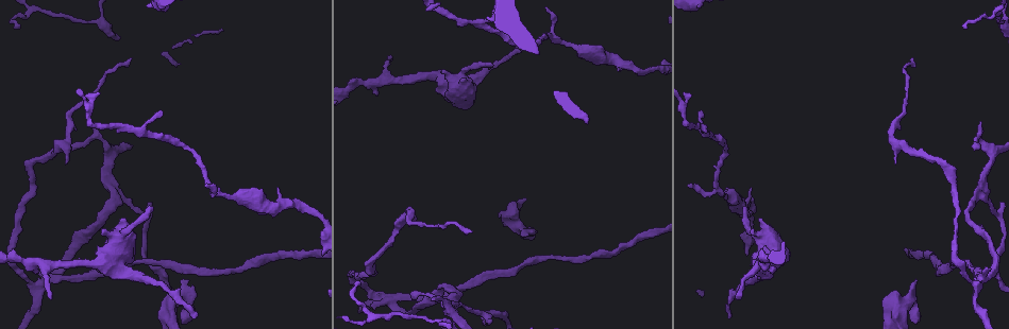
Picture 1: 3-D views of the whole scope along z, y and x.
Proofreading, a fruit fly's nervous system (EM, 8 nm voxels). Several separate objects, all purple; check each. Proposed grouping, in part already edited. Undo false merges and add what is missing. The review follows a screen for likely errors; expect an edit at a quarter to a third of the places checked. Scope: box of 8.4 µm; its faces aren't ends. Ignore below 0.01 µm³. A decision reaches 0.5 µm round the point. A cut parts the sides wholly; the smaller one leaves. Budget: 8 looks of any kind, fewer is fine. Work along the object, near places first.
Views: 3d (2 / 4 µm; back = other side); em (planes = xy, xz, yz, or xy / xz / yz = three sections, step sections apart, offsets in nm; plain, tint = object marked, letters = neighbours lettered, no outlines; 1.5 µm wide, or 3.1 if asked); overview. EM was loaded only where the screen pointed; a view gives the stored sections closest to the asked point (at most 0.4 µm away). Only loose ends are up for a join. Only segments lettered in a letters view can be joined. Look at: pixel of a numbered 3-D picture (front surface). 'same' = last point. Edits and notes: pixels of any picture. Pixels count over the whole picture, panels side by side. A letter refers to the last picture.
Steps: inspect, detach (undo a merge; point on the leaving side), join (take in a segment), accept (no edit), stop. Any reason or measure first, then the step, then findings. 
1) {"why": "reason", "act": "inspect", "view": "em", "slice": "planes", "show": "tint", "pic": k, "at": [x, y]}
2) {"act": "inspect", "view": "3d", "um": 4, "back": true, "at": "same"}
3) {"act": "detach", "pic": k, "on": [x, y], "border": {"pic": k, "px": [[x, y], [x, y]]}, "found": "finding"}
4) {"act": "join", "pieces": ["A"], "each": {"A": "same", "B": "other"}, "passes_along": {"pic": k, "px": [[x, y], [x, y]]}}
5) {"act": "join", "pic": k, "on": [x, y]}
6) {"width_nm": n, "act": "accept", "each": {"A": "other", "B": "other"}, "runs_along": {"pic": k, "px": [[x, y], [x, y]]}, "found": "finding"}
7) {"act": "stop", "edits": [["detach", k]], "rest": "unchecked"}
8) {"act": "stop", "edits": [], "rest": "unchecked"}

{"why": "free end", "act": "inspect", "view": "em", "slice": "planes", "show": "letters", "pic": 1, "at": [392, 59]}

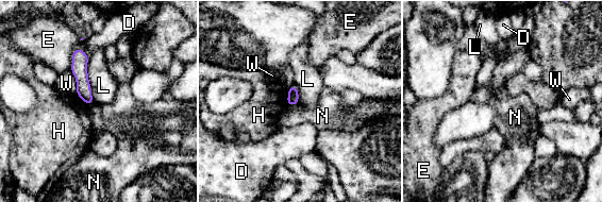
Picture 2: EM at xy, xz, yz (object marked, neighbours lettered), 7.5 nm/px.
{"act": "accept", "each": {"D": "other", "E": "other", "H": "other", "L": "other", "N": "other", "W": "other"}, "border": {"pic": 2, "px": [[87, 56], [87, 80], [94, 101]]}, "found": "none of them fits"}

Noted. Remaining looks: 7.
{"why": "branch point", "act": "inspect", "view": "3d", "um": 4, "pic": 1, "at": [117, 197]}

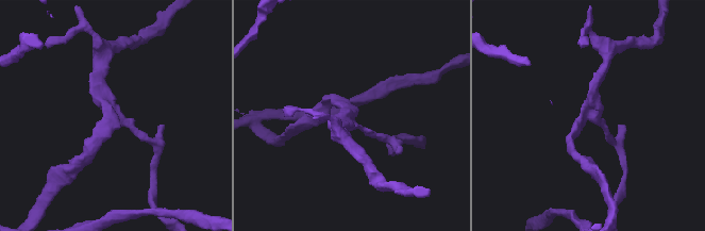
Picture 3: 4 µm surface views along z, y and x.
{"arms": 3, "act": "inspect", "view": "em", "slice": "yz", "step": 8, "show": "letters", "pic": 3, "at": [352, 120]}

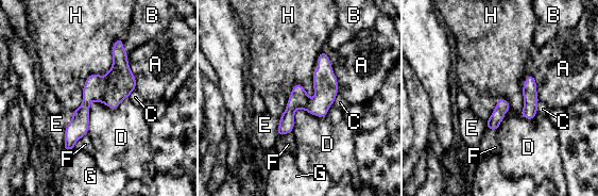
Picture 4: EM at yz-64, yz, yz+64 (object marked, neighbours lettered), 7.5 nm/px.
{"act": "accept", "each": {"A": "other", "B": "other", "C": "other", "D": "other", "E": "other", "F": "other", "G": "other", "H": "other"}, "runs_along": {"pic": 4, "px": [[120, 42], [119, 69], [85, 103], [70, 143]]}, "found": "all the same neuron"}

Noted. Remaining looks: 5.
{"why": "tapers out", "act": "inspect", "view": "3d", "um": 2, "pic": 1, "at": [697, 112]}

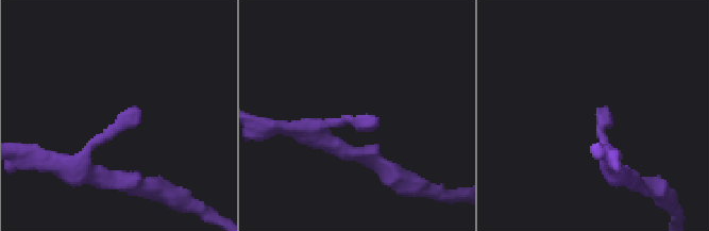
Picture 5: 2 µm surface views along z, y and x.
{"why": "shape alone is not enough", "act": "inspect", "view": "em", "slice": "xz", "step": 8, "show": "letters", "pic": 5, "at": [378, 117]}

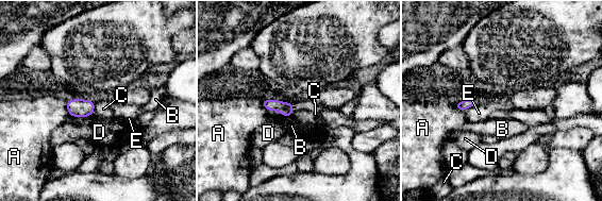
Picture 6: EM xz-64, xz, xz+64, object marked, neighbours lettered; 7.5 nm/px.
{"why": "another direction", "act": "inspect", "view": "em", "slice": "planes", "show": "letters", "at": "same"}

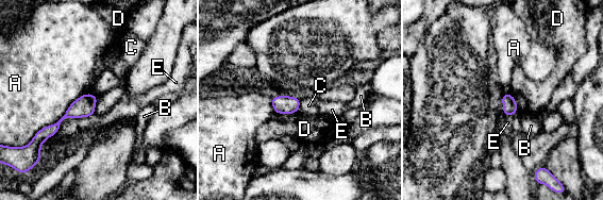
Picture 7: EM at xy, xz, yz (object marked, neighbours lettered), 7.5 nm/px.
{"act": "accept", "each": {"A": "other", "B": "other", "C": "other", "D": "other", "E": "other"}, "border": {"pic": 7, "px": [[98, 97], [94, 113]]}, "found": "none of them fits"}

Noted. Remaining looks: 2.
{"act": "stop", "edits": [], "rest": "unchecked"}

